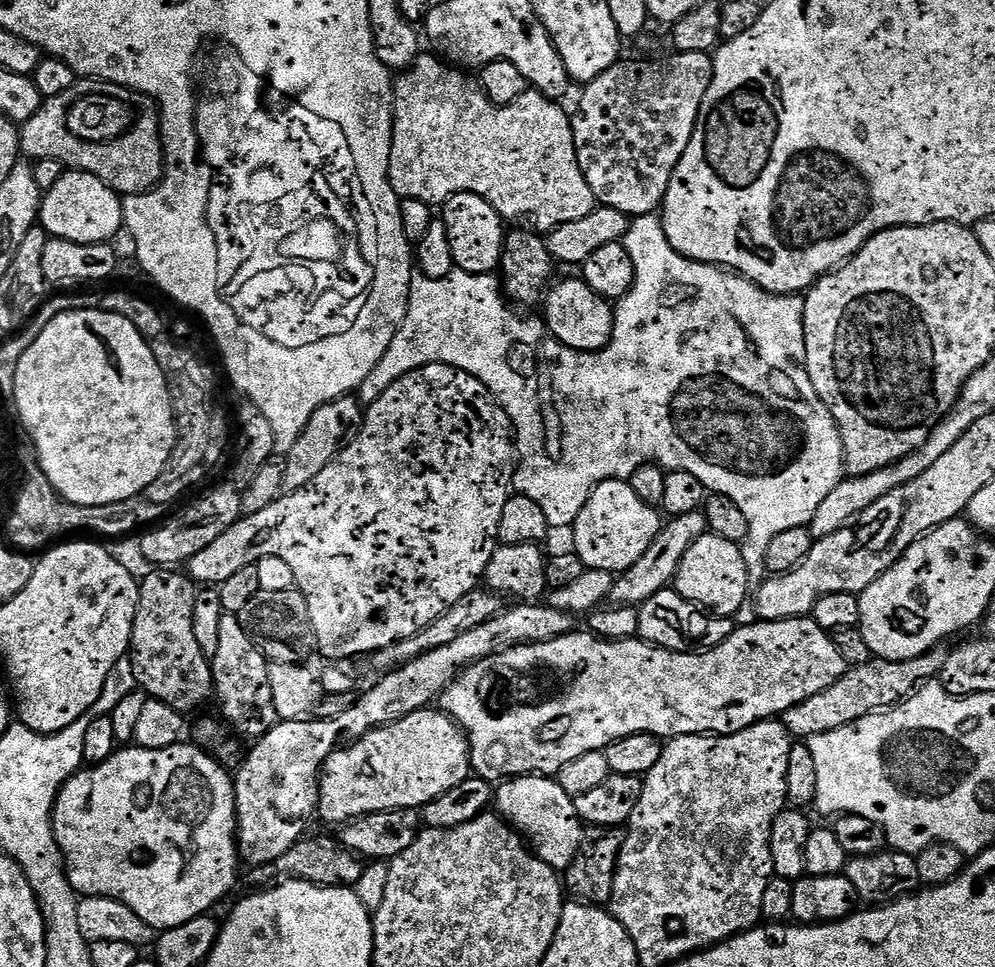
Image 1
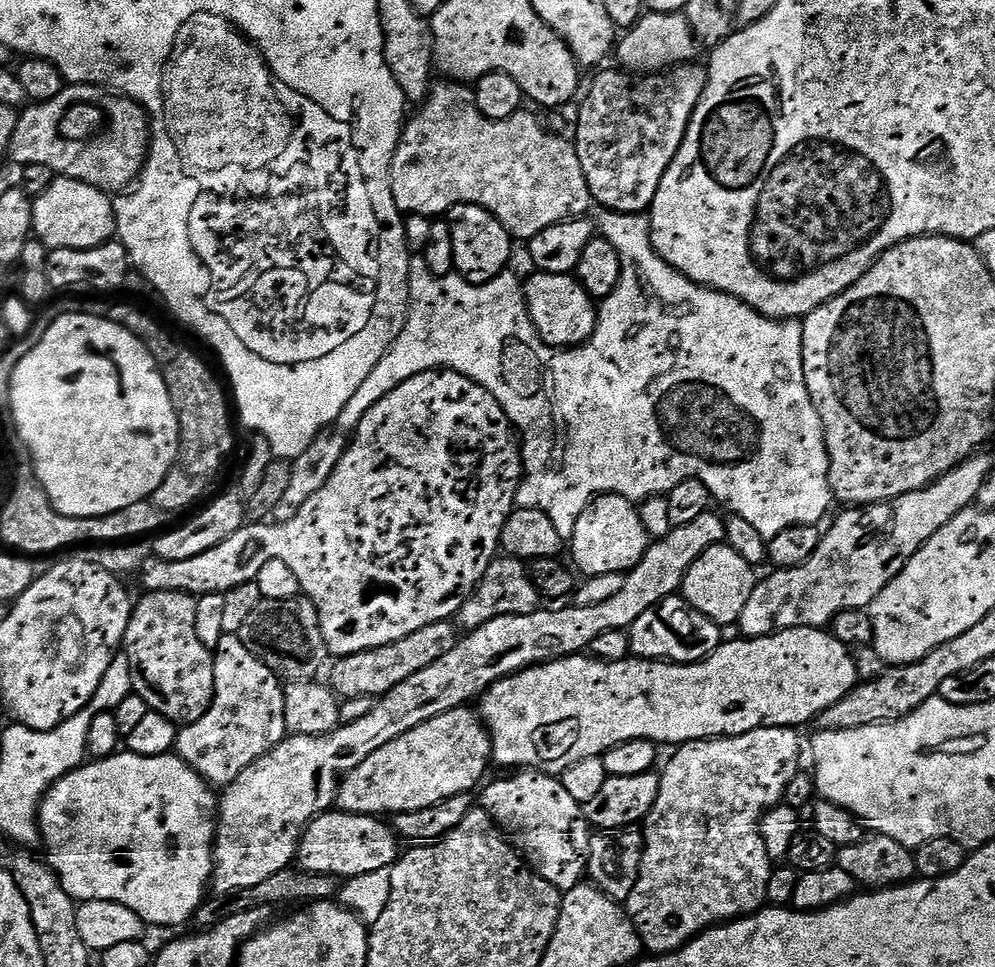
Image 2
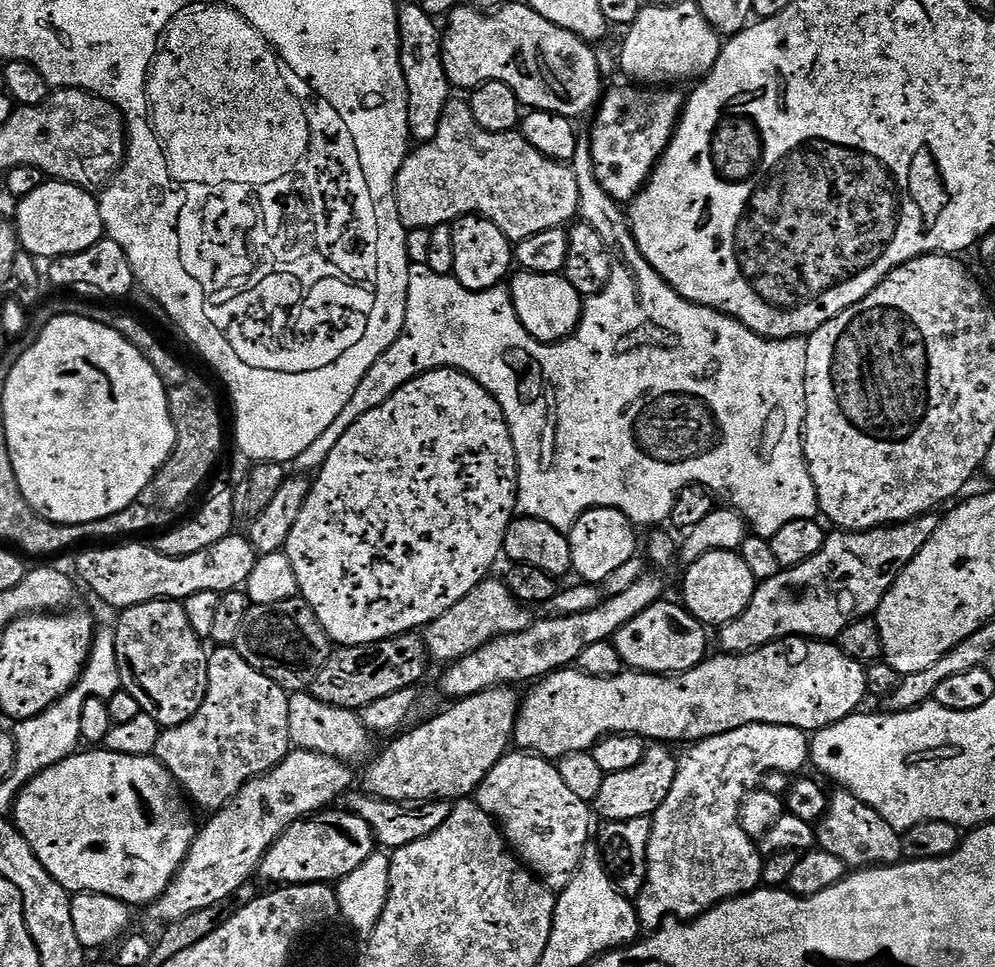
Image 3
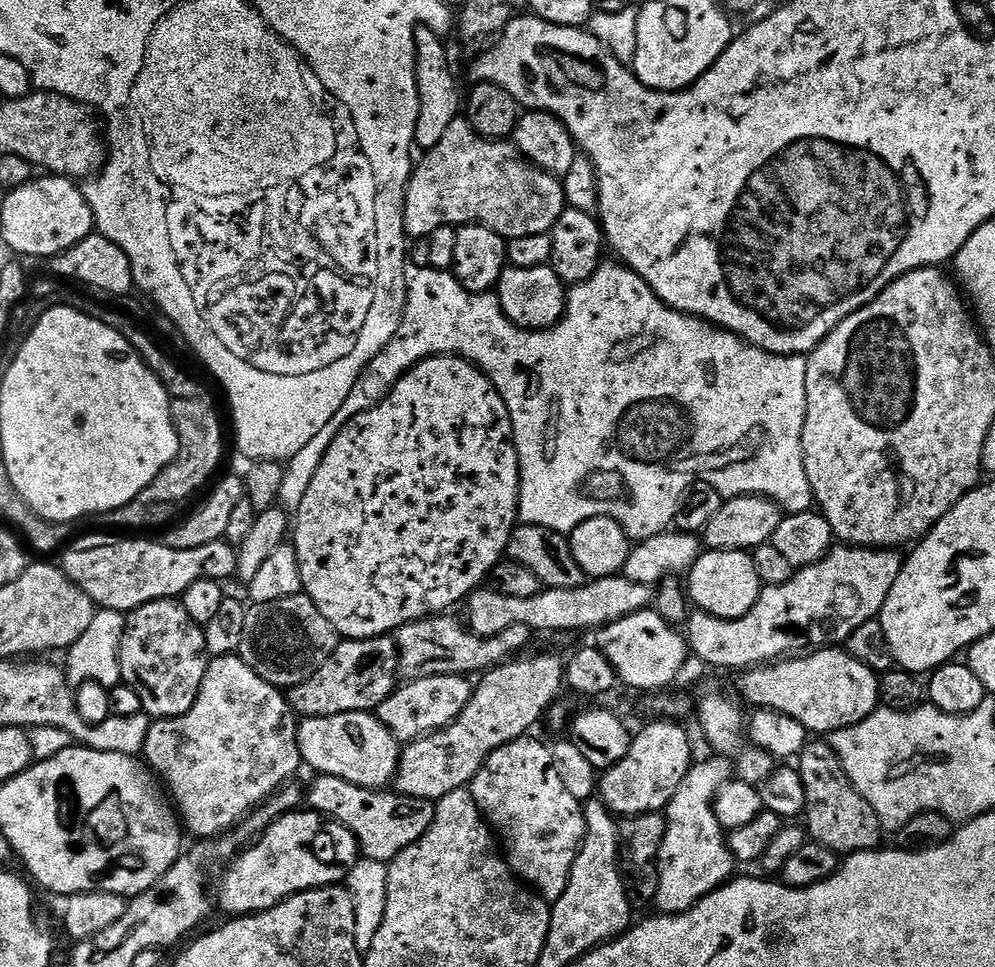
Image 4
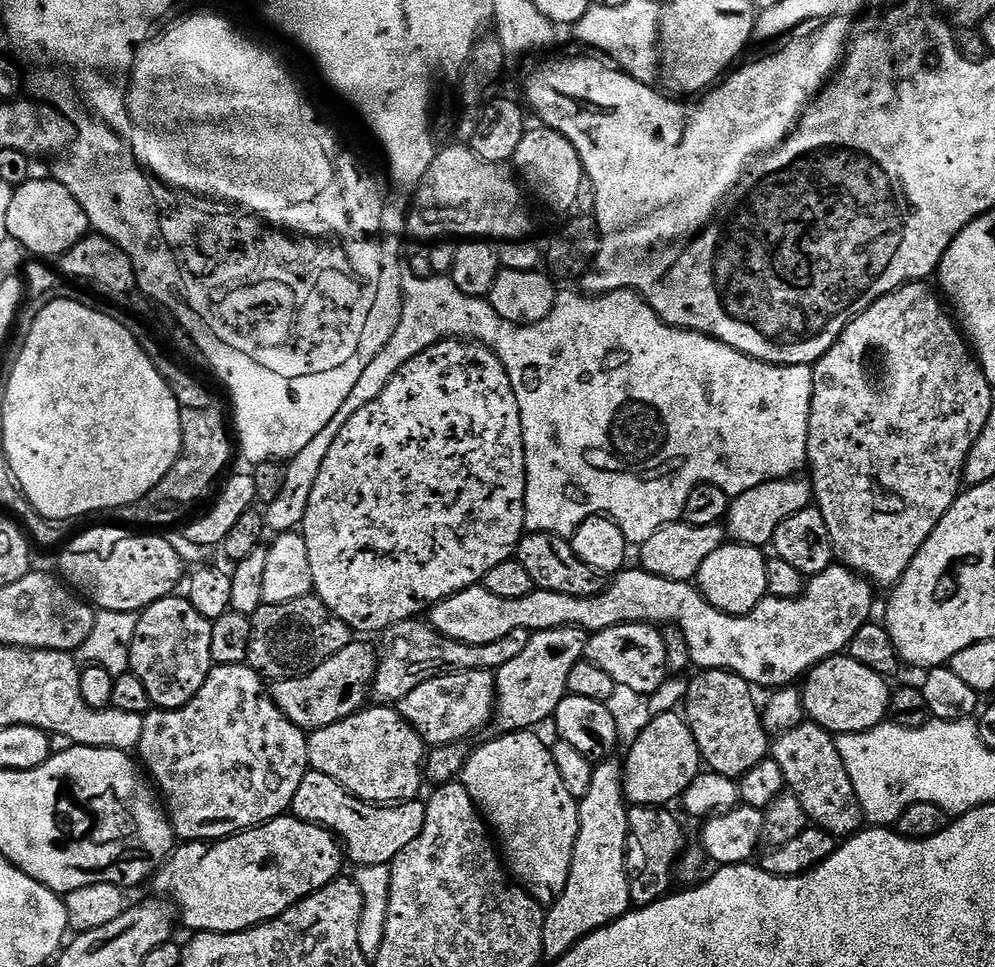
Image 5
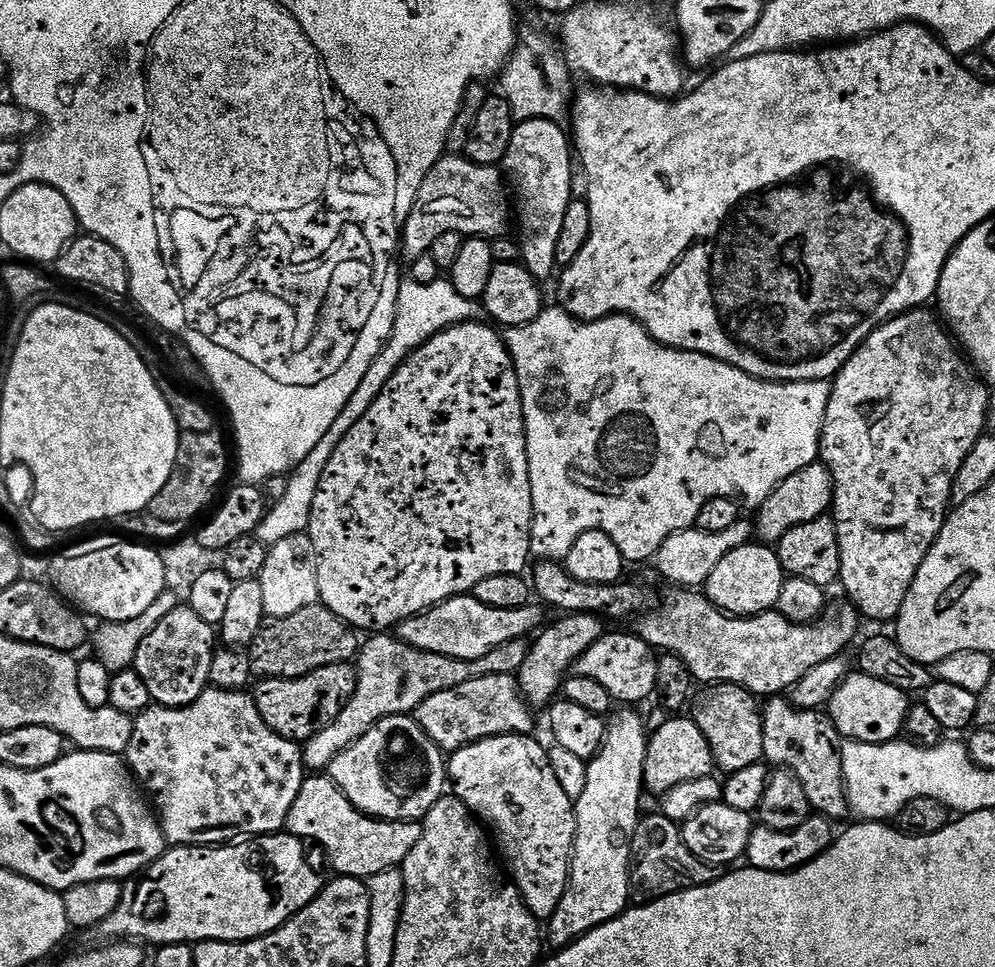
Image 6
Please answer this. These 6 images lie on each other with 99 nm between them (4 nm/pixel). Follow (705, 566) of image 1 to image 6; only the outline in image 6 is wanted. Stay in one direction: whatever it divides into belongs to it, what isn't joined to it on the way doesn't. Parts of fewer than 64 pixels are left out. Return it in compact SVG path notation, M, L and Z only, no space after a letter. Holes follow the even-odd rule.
M751 542L740 549L730 551L730 554L714 567L714 572L706 583L706 595L714 607L729 617L760 616L763 612L775 609L785 579L786 573L780 564L777 549L759 542Z

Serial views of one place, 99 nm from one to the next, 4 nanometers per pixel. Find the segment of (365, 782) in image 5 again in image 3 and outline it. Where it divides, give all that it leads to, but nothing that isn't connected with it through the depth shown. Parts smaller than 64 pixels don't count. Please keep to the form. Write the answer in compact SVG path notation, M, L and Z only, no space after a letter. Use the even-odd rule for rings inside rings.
M308 690L291 693L288 698L288 709L290 738L296 748L320 752L323 756L335 756L336 759L345 762L360 760L367 754L370 733L353 709L335 708L333 704L322 702Z

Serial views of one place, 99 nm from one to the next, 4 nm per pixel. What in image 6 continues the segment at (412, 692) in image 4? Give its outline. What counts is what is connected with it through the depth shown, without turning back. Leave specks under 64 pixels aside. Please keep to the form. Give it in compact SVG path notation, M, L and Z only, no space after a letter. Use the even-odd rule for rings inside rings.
M511 674L476 676L450 690L430 694L426 702L416 707L414 719L440 751L451 754L476 744L486 737L531 735L534 728L533 711L519 691L519 681Z

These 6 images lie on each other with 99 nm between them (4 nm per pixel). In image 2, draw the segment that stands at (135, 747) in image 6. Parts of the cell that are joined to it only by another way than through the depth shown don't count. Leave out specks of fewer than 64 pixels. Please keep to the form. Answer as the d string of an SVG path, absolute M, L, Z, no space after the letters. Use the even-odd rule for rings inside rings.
M225 634L212 661L214 694L210 706L202 718L177 731L174 752L209 785L223 790L246 766L280 744L289 730L284 717L284 684L253 652L246 650L239 635Z

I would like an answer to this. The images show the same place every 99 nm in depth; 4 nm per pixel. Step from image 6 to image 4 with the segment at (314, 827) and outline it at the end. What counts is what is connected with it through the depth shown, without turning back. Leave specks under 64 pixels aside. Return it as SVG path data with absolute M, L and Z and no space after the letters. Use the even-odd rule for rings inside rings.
M333 776L315 777L316 781L306 788L306 804L313 812L319 812L338 821L353 832L360 843L361 853L370 860L391 862L404 848L409 848L430 826L436 817L436 805L426 798L403 796L395 790L377 790L354 786Z

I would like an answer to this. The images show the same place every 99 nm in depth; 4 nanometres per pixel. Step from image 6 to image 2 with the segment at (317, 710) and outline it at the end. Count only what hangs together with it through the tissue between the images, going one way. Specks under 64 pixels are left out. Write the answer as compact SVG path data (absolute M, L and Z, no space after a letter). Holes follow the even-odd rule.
M451 619L439 620L430 626L422 626L422 630L414 630L414 634L406 634L406 638L398 638L398 642L390 642L386 646L371 648L365 652L355 652L349 656L341 656L335 661L332 673L326 677L337 697L353 700L370 696L385 696L394 686L406 682L418 670L430 666L430 662L438 662L442 654L449 652L458 639L456 628Z

